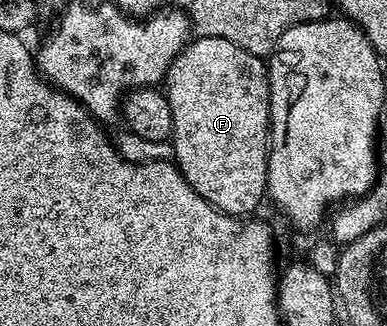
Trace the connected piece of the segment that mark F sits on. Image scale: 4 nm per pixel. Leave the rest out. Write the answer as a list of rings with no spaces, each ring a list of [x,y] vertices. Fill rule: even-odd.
[[[224,37],[191,38],[168,69],[164,80],[164,94],[168,101],[168,109],[172,109],[173,162],[186,179],[188,186],[196,193],[200,193],[204,201],[208,201],[225,215],[253,216],[253,211],[261,205],[262,199],[264,203],[266,178],[268,177],[268,153],[270,152],[270,73],[263,56],[248,53],[248,49],[240,49],[240,45],[232,45],[232,41],[224,41]]]

